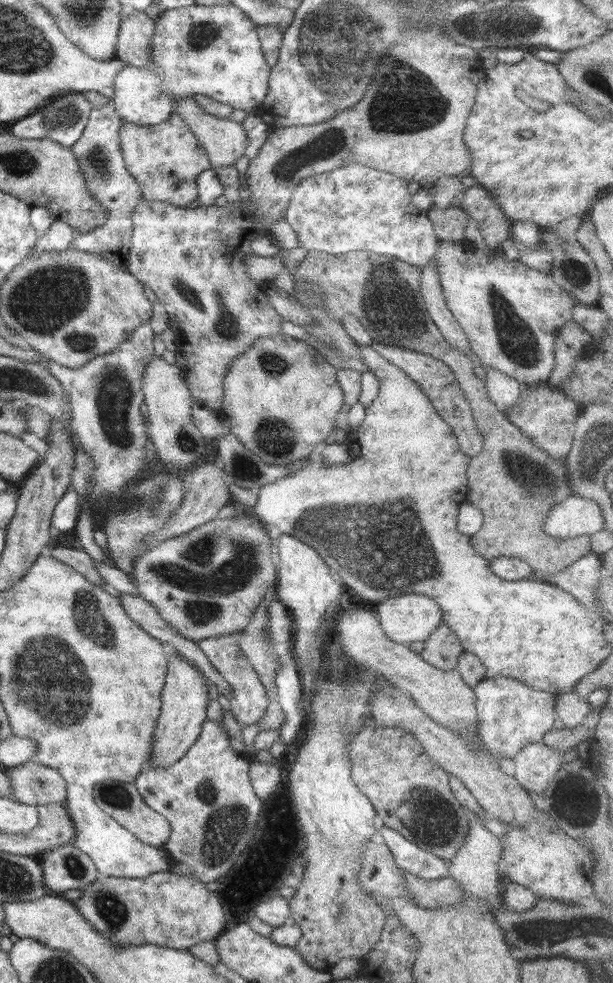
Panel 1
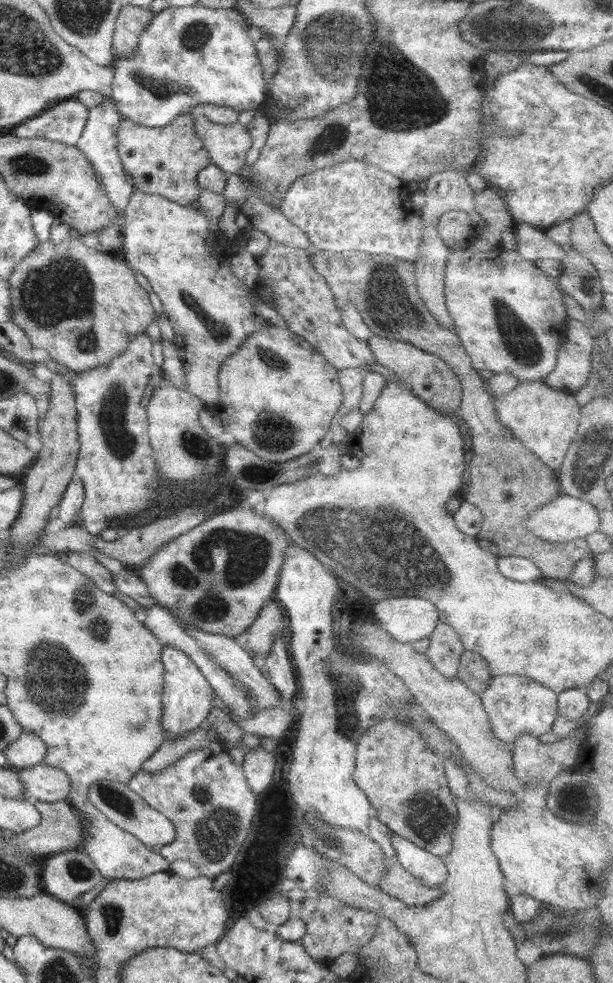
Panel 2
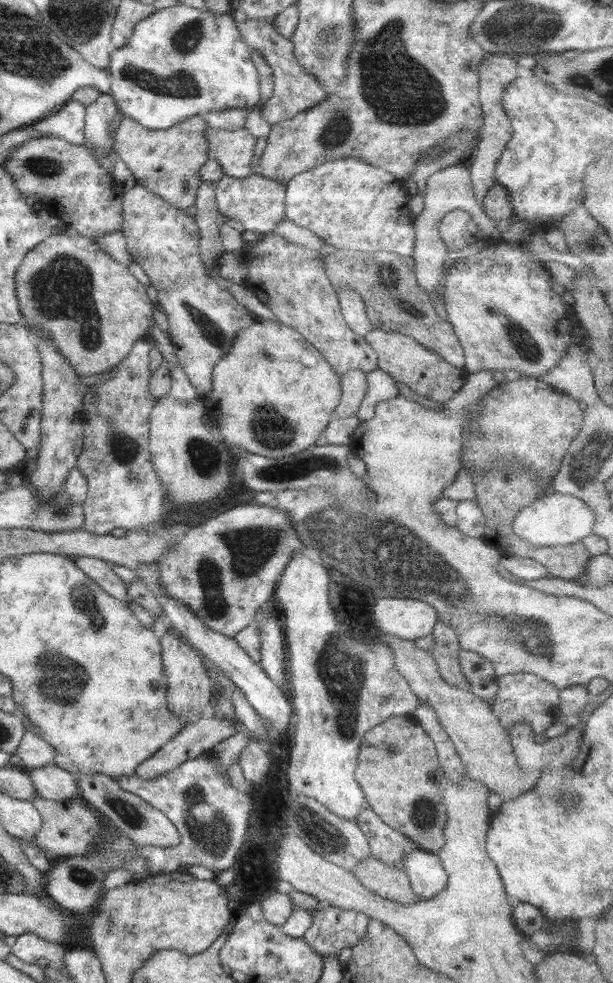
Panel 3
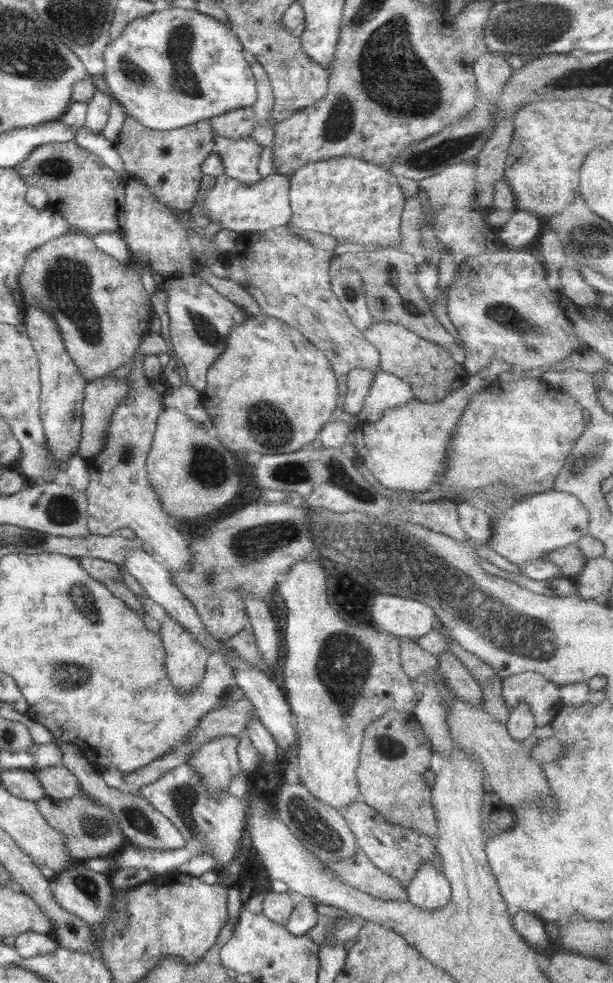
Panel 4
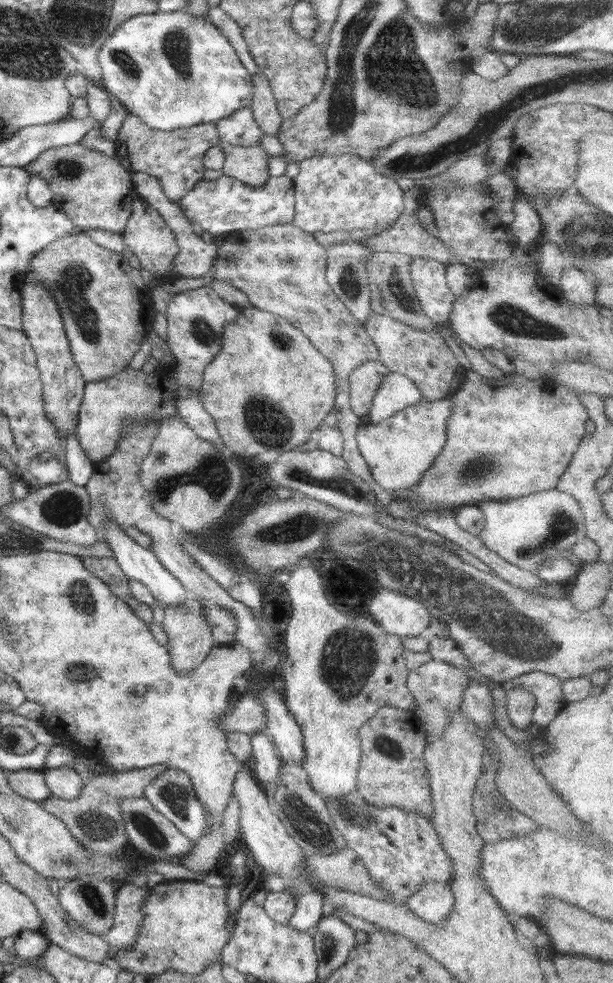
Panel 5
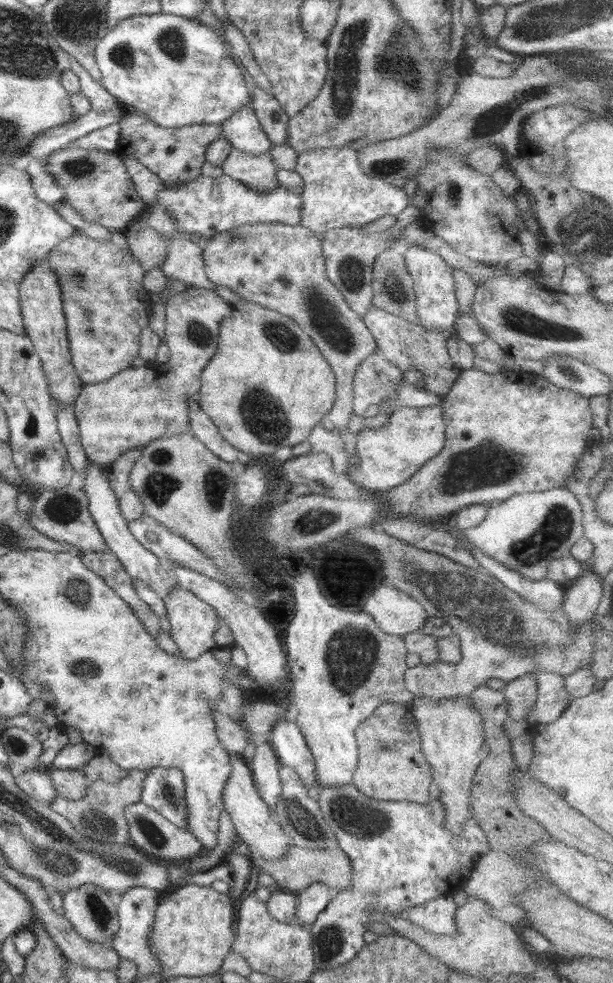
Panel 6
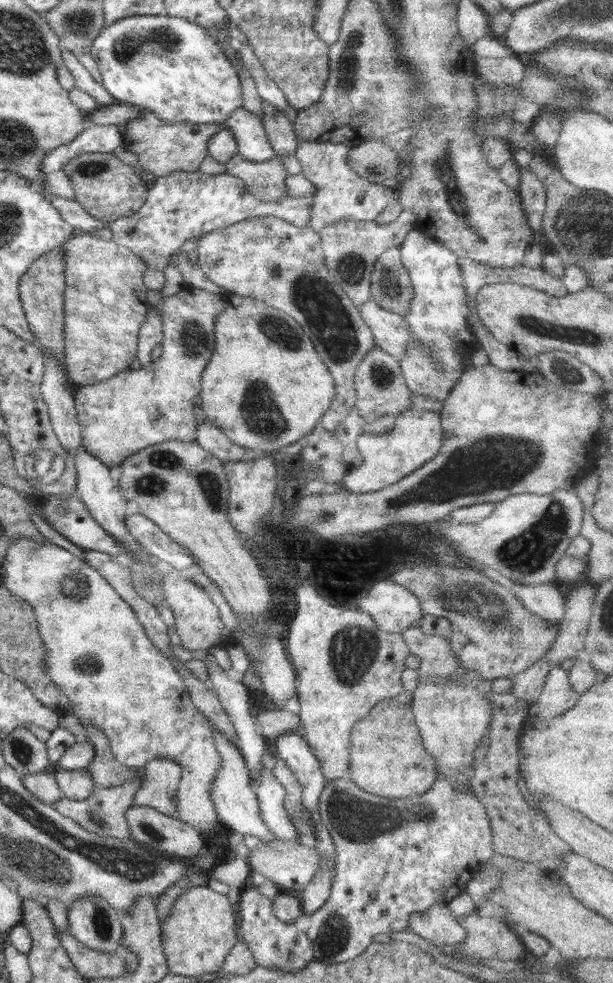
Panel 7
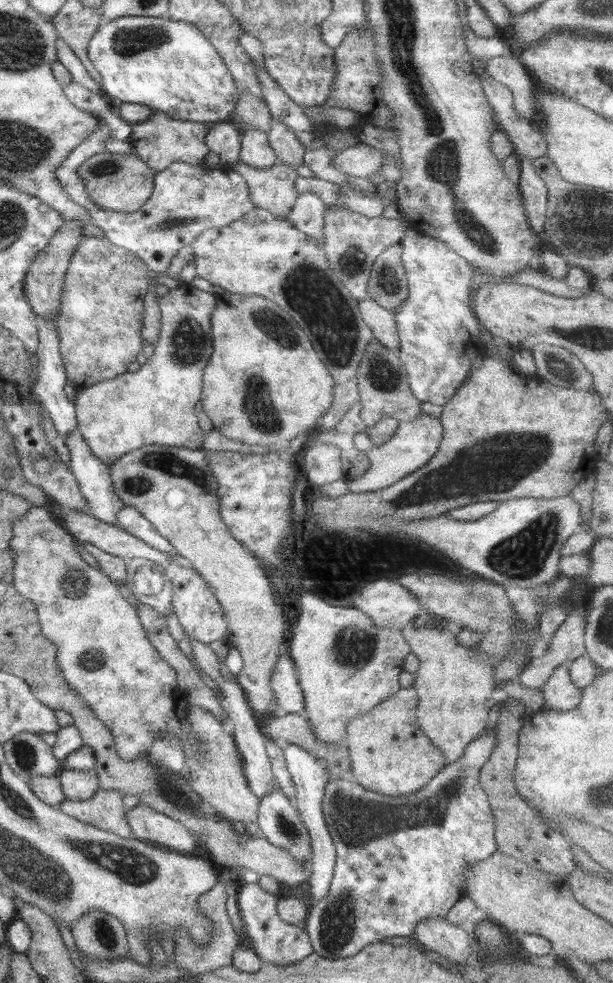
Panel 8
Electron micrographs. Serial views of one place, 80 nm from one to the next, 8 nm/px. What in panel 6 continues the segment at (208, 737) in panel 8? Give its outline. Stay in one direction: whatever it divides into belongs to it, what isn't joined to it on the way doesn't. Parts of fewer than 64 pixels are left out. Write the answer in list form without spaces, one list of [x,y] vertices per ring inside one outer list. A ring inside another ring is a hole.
[[[227,752],[232,765],[230,776],[223,786],[223,803],[230,813],[231,822],[238,832],[237,840],[244,842],[250,847],[250,858],[254,864],[262,861],[278,861],[286,849],[292,844],[291,840],[282,831],[279,823],[269,813],[267,804],[262,800],[255,787],[253,772],[242,755]]]

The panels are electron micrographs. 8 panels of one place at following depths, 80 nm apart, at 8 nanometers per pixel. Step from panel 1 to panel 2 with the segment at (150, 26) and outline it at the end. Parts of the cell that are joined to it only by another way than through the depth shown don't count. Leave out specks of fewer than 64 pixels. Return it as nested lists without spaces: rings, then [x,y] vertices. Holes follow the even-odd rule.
[[[124,4],[116,19],[113,50],[116,57],[131,56],[139,45],[143,30],[147,29],[154,13],[150,8]]]

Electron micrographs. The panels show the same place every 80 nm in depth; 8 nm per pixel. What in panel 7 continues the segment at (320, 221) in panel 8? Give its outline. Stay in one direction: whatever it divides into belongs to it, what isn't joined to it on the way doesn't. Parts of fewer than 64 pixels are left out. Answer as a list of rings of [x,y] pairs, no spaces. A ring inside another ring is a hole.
[[[175,170],[166,176],[158,176],[155,184],[150,187],[145,203],[130,216],[123,216],[116,220],[107,220],[103,223],[104,228],[109,228],[114,235],[112,239],[116,244],[130,249],[136,256],[139,256],[148,266],[163,271],[174,251],[190,240],[208,234],[217,228],[224,228],[248,220],[257,216],[275,216],[297,227],[308,227],[311,217],[311,206],[313,205],[312,195],[301,197],[284,197],[281,201],[258,200],[236,176],[228,173],[210,175],[196,172],[184,172]]]

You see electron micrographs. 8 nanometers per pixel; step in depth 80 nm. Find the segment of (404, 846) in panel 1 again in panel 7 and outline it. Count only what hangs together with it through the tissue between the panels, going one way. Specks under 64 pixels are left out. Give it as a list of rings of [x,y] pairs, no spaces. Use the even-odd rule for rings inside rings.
[[[434,905],[424,912],[411,914],[408,928],[449,952],[454,952],[455,946],[466,938],[466,930],[454,918],[448,905]]]

